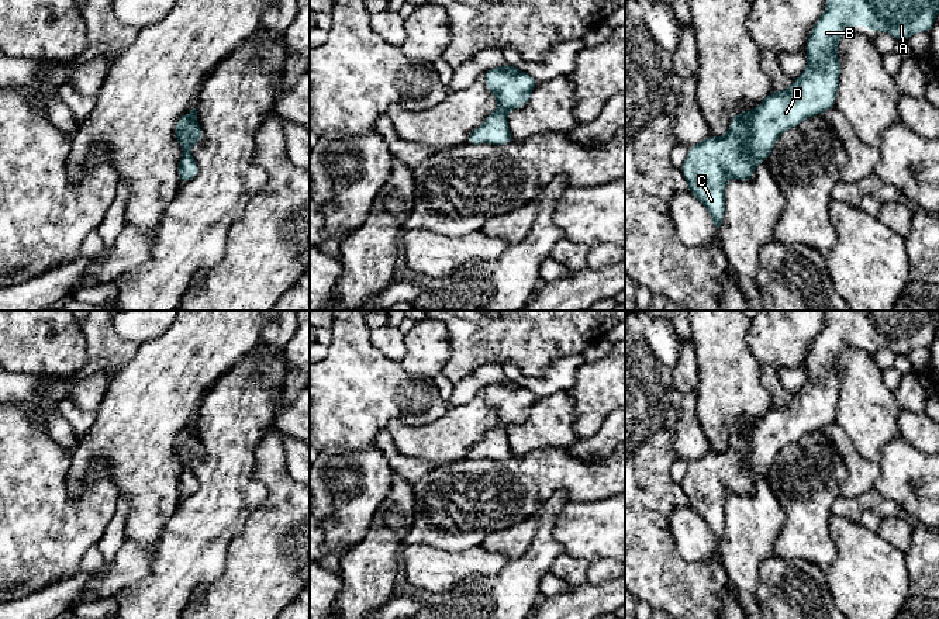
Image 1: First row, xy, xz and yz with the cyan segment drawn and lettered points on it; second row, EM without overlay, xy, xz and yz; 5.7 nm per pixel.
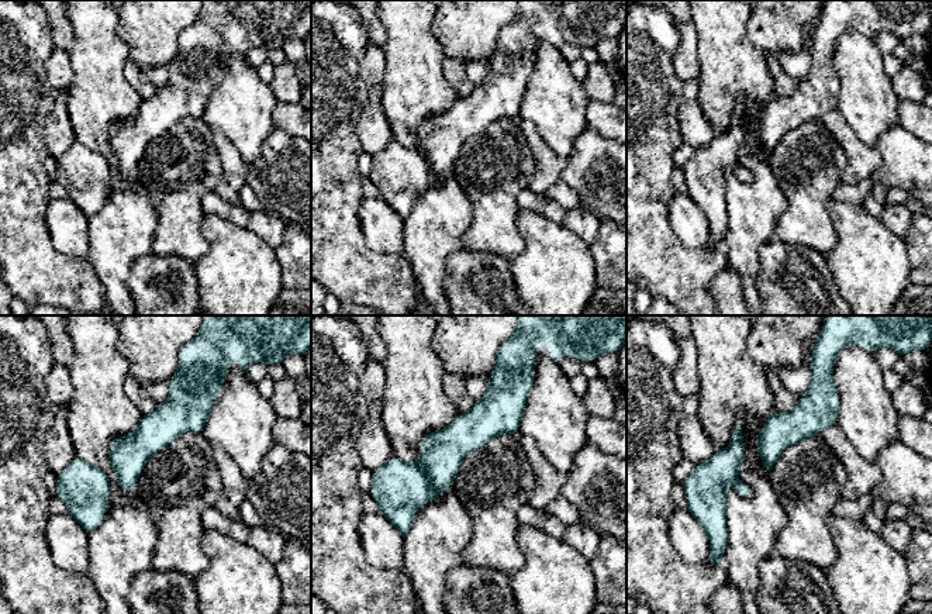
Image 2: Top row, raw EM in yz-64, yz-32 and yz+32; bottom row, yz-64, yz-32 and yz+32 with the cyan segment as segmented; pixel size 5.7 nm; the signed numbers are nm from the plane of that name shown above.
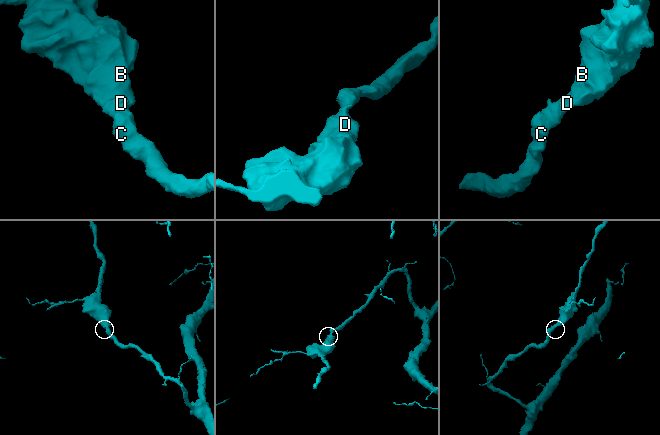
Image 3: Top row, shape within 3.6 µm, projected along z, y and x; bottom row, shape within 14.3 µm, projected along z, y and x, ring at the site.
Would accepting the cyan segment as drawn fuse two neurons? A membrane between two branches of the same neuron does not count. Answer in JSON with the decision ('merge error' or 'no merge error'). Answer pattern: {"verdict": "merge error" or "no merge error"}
{"verdict": "no merge error"}

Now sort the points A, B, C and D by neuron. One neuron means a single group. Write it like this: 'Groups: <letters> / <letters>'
Groups: A B C D

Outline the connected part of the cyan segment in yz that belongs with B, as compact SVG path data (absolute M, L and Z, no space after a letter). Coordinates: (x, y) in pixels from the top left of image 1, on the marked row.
M826 0L824 14L814 24L805 49L807 68L784 91L771 91L753 111L736 113L725 136L708 136L688 148L681 172L688 191L710 211L717 229L725 214L725 189L728 177L748 181L753 167L766 162L777 138L804 120L835 107L840 80L840 59L836 56L840 37L850 25L866 25L869 31L888 31L895 41L905 41L916 32L931 32L939 8L939 0Z

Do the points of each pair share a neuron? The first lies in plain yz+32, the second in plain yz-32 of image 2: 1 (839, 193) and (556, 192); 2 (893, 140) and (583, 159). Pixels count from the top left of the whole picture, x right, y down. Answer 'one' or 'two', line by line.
1: one
2: one

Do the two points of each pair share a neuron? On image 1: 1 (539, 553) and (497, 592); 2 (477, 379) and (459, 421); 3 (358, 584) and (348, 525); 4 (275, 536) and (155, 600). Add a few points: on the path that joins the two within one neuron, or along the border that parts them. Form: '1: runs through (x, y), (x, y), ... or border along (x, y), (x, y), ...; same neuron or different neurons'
1: runs through (530, 564), (508, 585); same neuron
2: border along (482, 388), (466, 403), (451, 407); different neurons
3: border along (370, 518), (366, 533), (341, 557), (338, 571); different neurons
4: border along (241, 532), (228, 543), (223, 571), (206, 588); different neurons

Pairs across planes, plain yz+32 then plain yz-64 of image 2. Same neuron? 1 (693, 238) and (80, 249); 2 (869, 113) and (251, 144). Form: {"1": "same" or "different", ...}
{"1": "same", "2": "same"}

